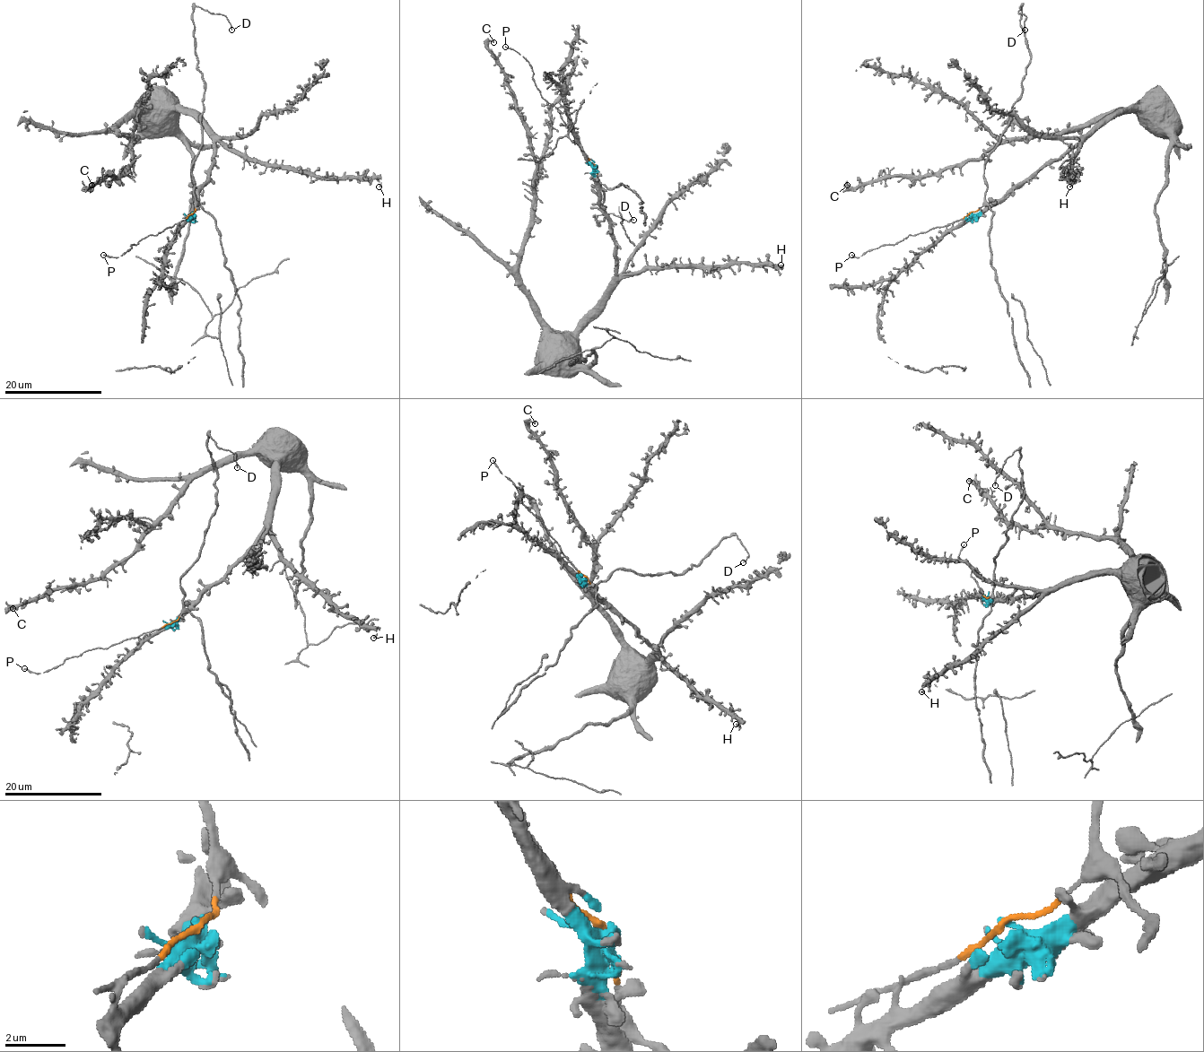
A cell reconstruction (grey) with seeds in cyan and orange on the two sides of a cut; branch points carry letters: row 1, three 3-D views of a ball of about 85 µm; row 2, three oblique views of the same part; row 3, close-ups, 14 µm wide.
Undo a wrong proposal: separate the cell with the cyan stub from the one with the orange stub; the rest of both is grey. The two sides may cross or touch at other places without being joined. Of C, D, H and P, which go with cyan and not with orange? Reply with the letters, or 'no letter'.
C, H

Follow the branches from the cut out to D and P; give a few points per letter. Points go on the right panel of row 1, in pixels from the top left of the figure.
D: (970, 213), (983, 203), (983, 163), (1021, 94), (1030, 56), (1025, 30)
P: (970, 213), (901, 241), (871, 248), (860, 256), (850, 255)

